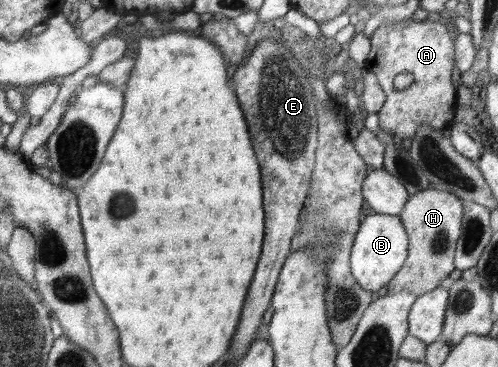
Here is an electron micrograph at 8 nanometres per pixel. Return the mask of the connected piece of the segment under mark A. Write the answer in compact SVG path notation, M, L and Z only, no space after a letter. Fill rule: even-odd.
M414 19L392 20L389 23L381 24L372 33L370 40L371 49L368 55L367 68L377 76L378 82L387 96L384 106L377 112L379 127L392 134L398 141L411 138L423 124L440 131L450 127L458 105L457 90L452 85L451 79L455 64L455 43L446 29L446 25L440 21L433 22L429 19L420 22ZM400 72L411 72L415 81L408 88L396 90L392 81Z

